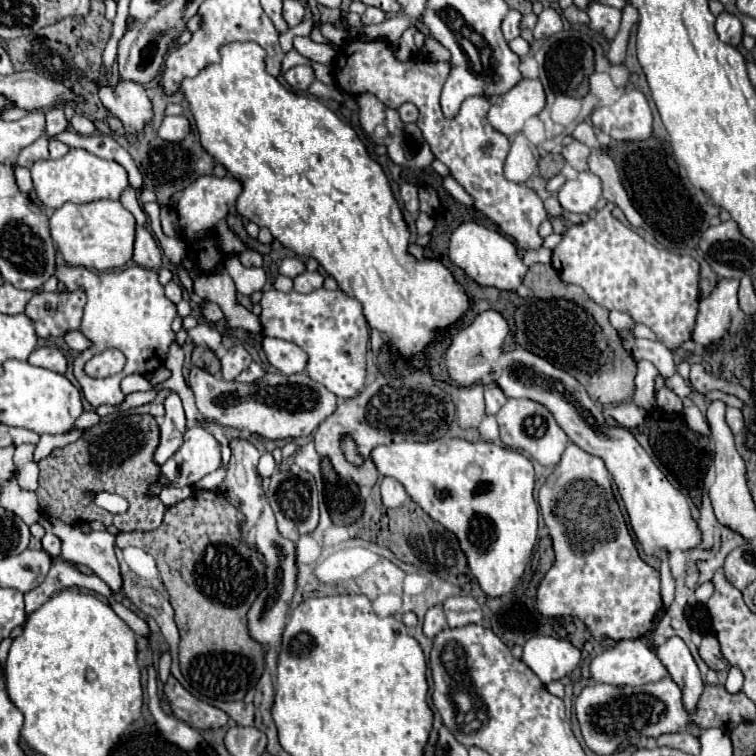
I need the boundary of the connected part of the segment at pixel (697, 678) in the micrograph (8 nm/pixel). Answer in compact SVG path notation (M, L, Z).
M679 637L667 639L665 645L657 647L657 657L665 665L669 677L681 687L685 709L695 711L697 701L703 693L703 679L683 639Z

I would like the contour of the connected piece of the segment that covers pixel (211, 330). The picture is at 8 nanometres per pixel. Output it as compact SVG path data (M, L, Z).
M201 323L195 329L189 329L187 333L189 333L189 337L193 339L195 345L203 345L213 349L213 351L217 351L217 347L221 345L221 333L211 323Z

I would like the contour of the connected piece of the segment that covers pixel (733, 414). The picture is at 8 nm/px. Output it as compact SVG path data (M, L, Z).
M729 407L727 409L727 423L729 423L733 433L739 433L743 429L743 415L741 415L741 411L735 409L735 407Z

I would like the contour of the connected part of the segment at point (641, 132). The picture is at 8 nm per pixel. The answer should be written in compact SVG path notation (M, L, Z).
M639 89L623 93L623 97L609 107L595 109L591 121L617 141L645 141L653 131L651 107Z

